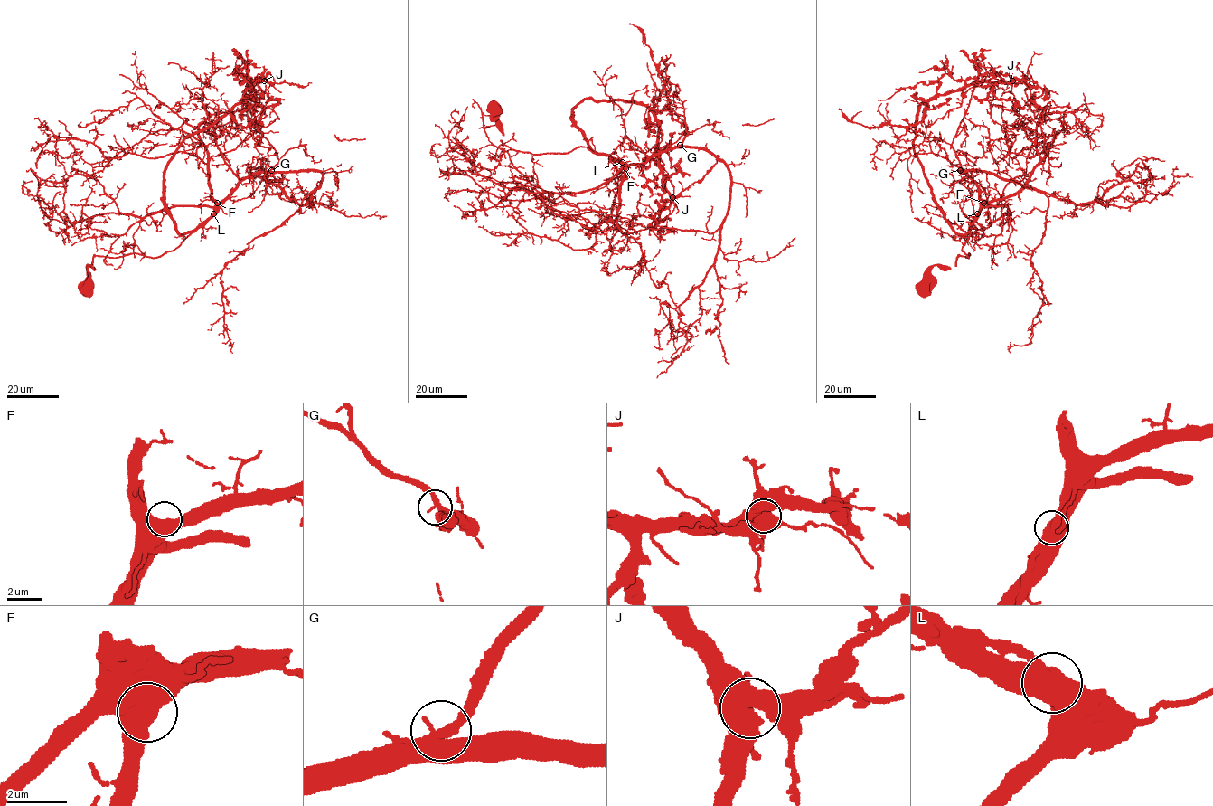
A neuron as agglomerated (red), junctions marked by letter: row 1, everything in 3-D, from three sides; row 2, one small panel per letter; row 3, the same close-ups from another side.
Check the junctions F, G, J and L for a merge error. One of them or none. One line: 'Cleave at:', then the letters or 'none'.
Cleave at: none

